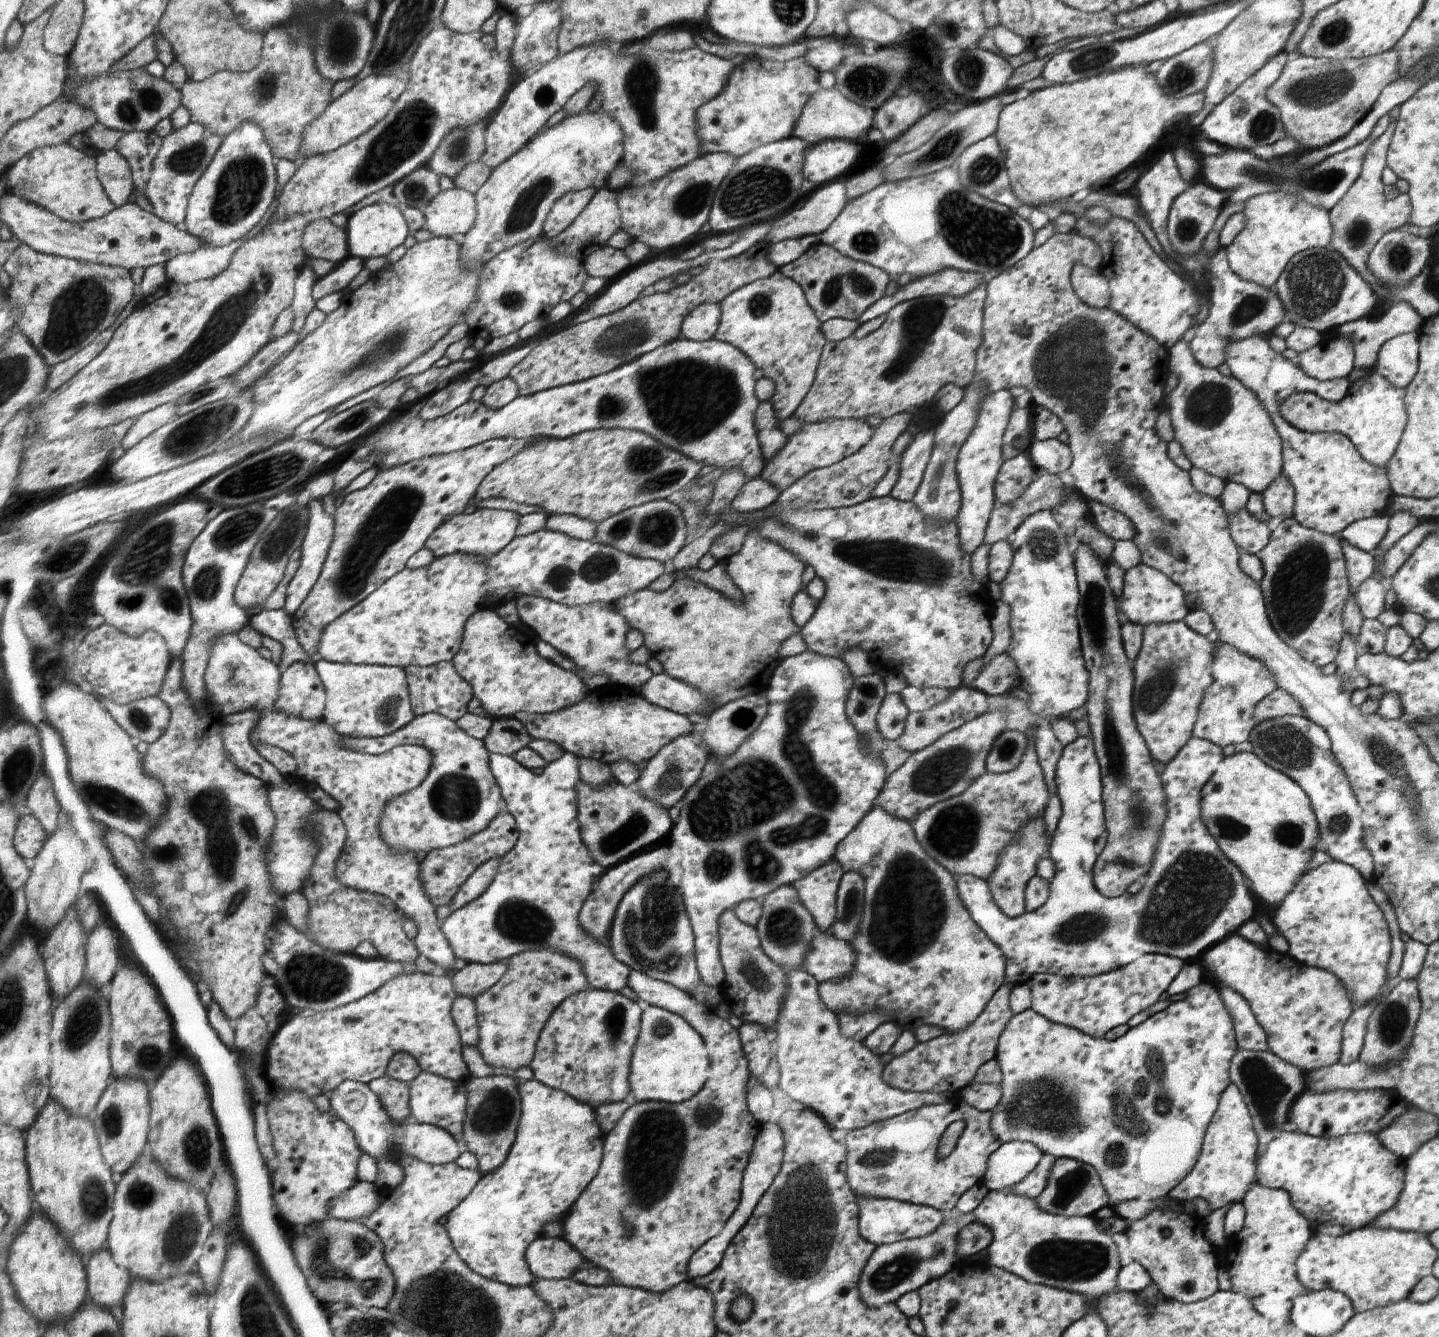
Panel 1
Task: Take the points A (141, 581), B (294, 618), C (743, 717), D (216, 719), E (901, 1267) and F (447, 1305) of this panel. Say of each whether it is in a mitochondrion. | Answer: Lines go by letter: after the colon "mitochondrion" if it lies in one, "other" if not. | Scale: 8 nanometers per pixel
A: mitochondrion
B: other
C: mitochondrion
D: other
E: mitochondrion
F: mitochondrion

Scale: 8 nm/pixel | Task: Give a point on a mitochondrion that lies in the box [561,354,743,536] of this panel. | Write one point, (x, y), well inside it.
(651, 471)

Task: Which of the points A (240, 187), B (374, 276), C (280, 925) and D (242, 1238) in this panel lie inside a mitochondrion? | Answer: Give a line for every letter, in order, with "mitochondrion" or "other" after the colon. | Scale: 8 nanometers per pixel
A: mitochondrion
B: other
C: other
D: other

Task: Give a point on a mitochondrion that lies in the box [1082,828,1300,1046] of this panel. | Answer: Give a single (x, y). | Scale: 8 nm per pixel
(1190, 895)

